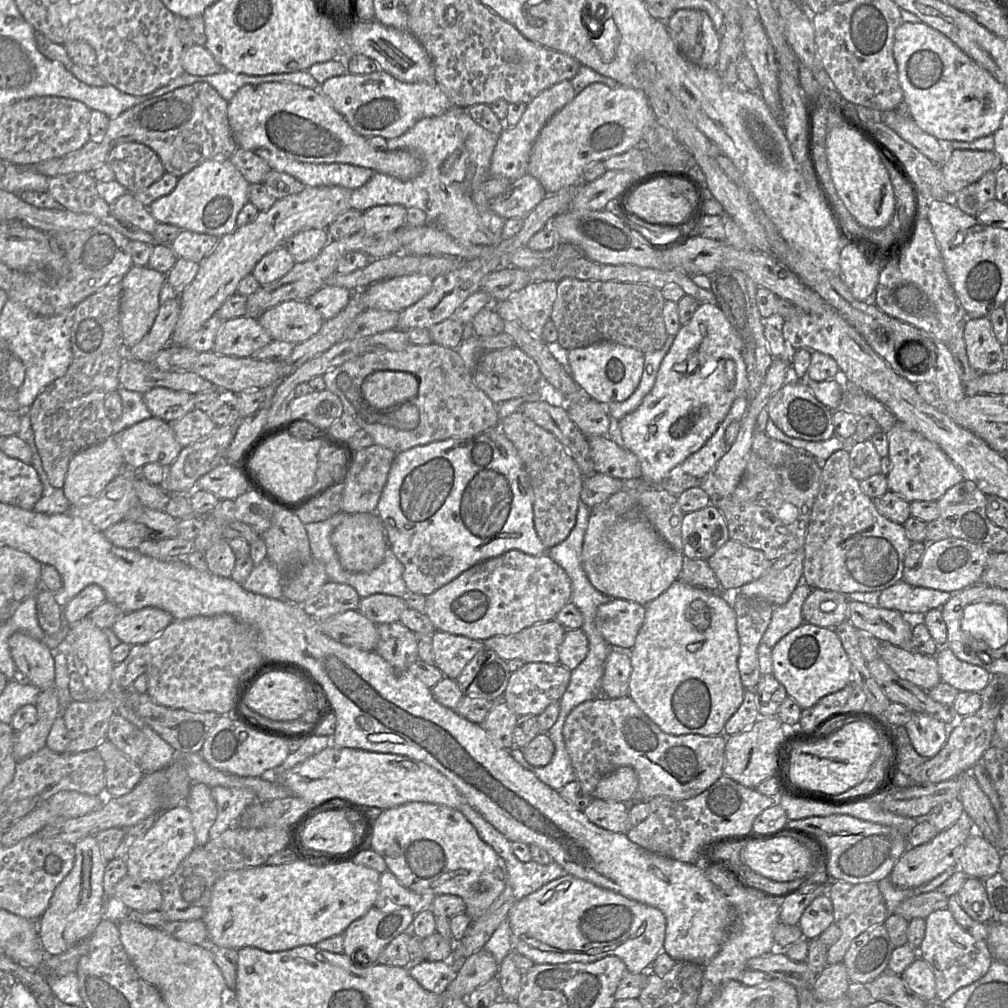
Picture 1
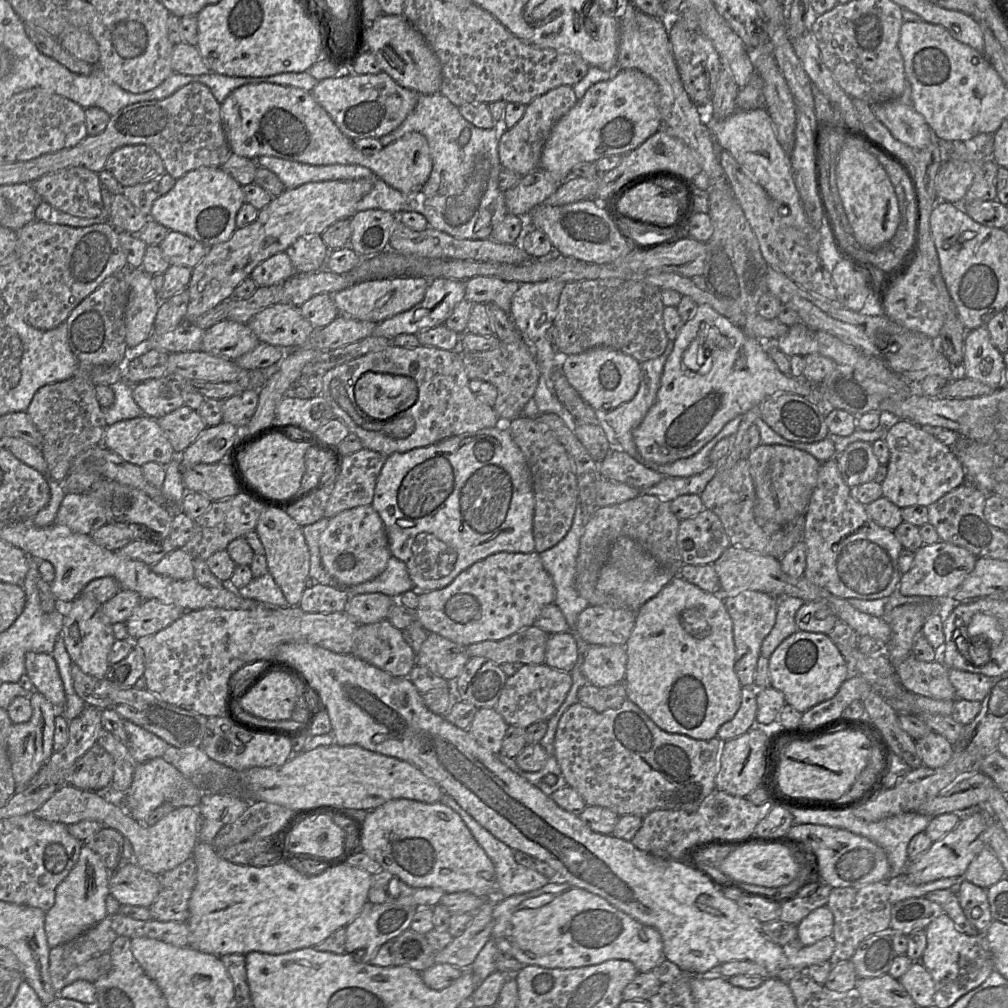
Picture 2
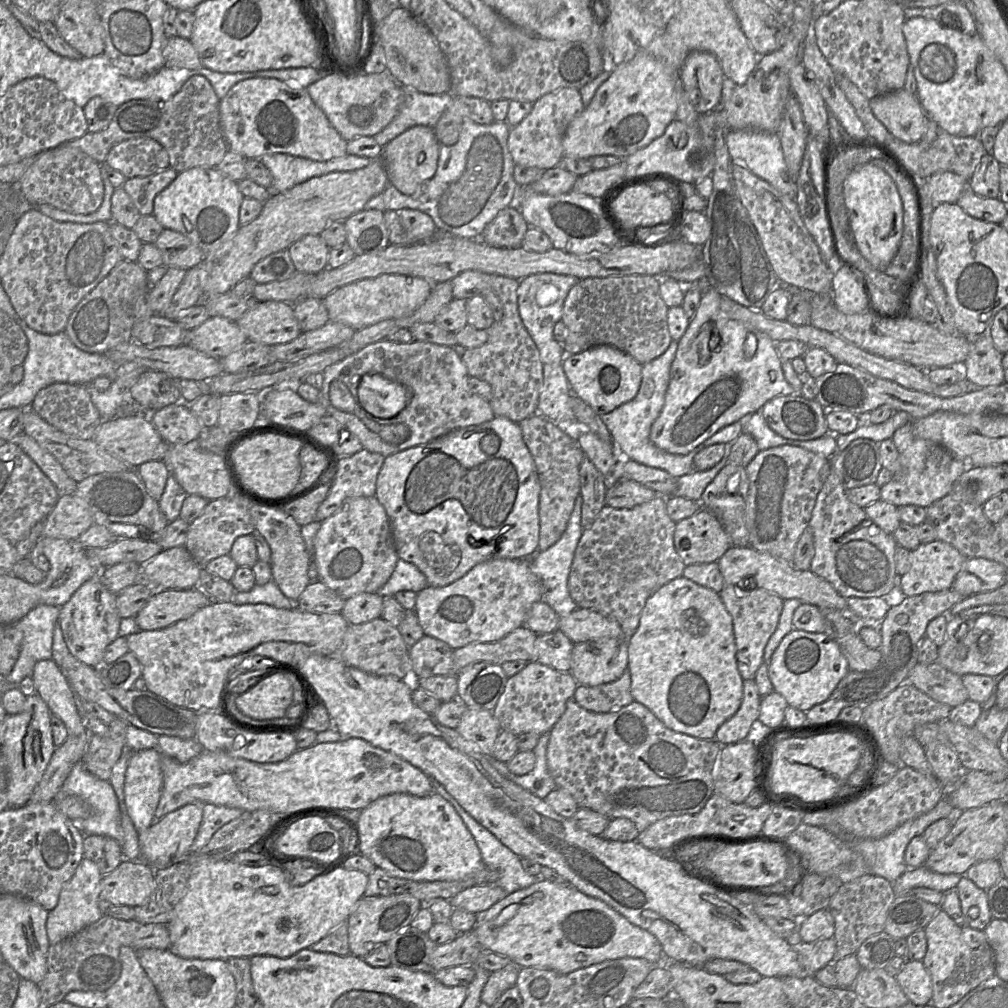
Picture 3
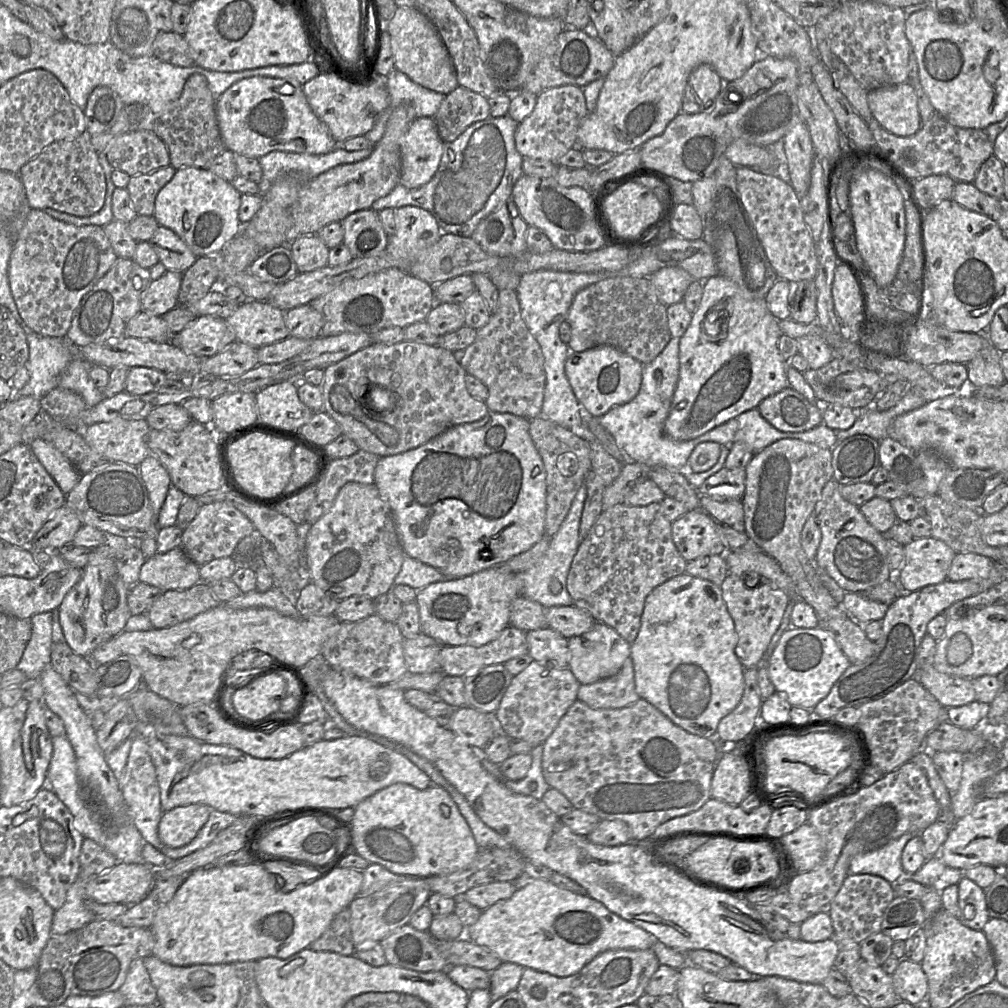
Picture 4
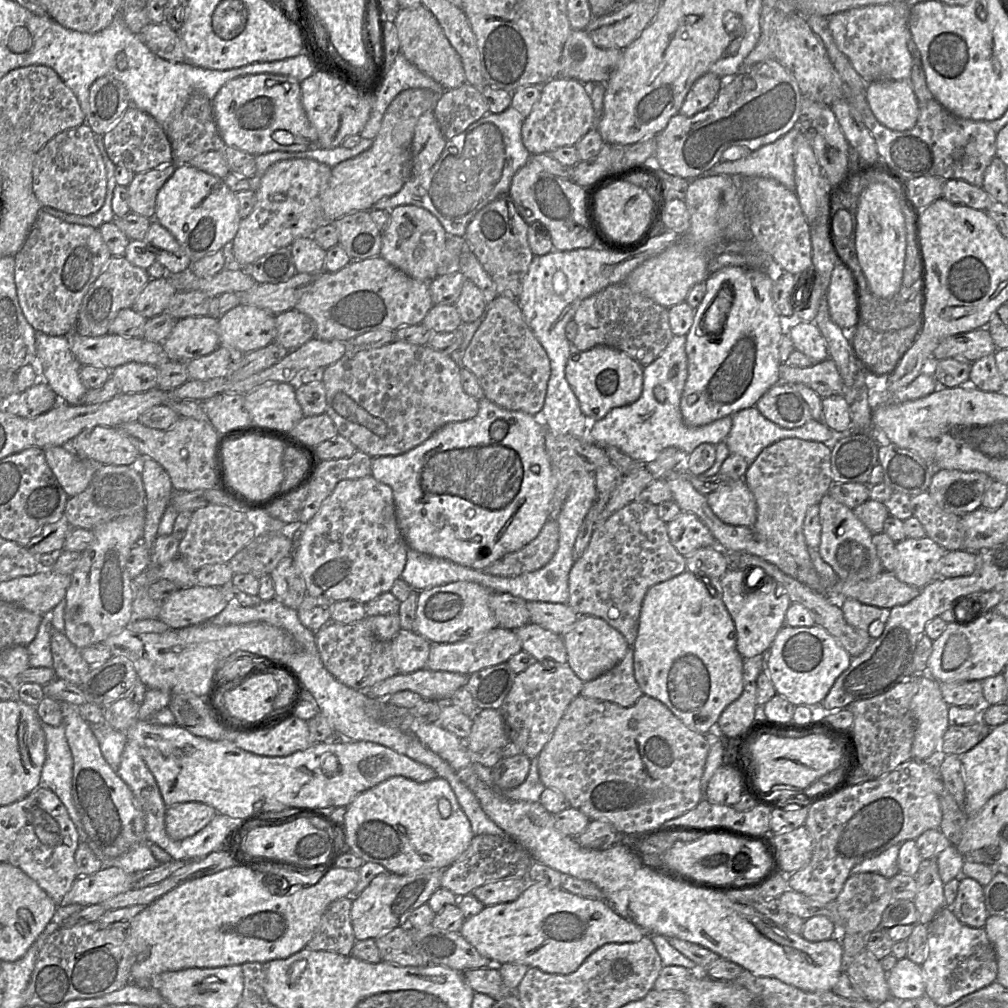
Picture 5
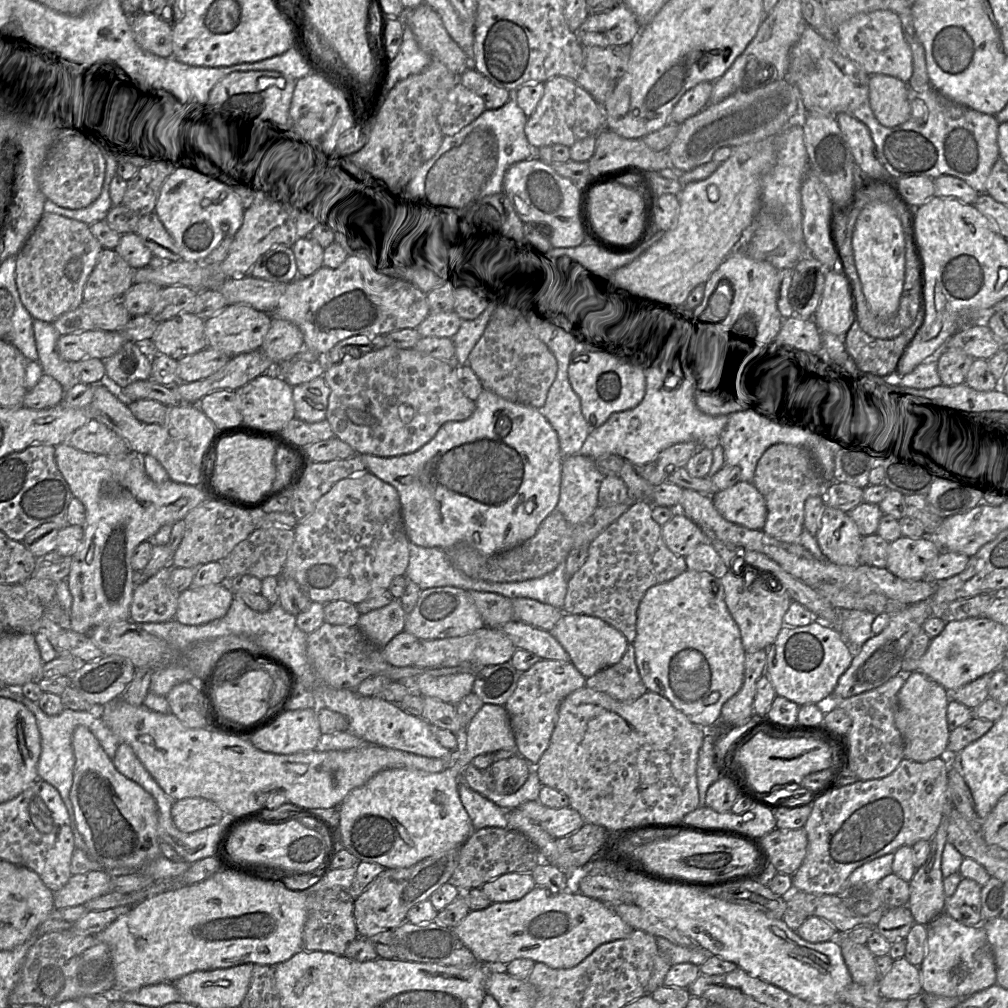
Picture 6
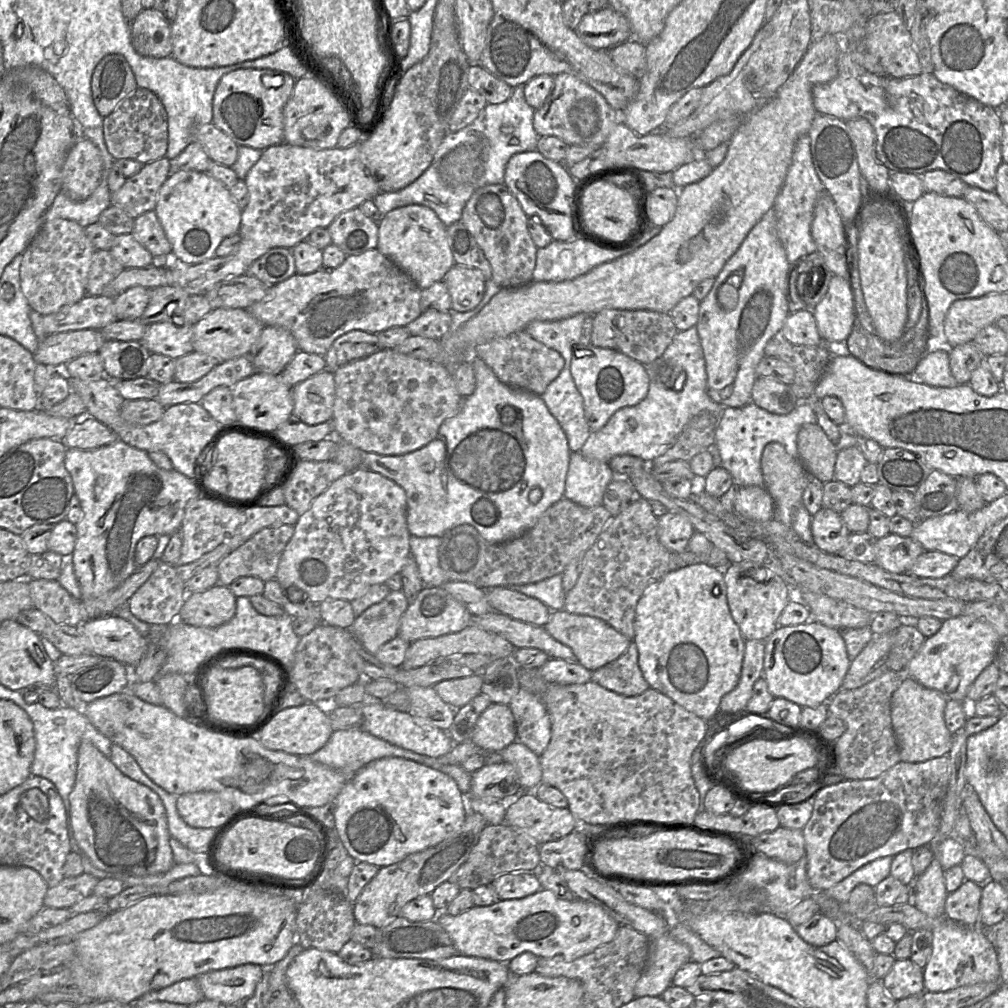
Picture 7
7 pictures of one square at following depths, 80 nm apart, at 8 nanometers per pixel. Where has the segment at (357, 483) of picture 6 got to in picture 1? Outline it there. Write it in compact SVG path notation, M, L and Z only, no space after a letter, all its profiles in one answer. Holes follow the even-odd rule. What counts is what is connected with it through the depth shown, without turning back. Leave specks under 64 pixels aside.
M353 513L339 524L331 534L334 546L342 567L353 573L370 572L384 560L388 540L382 521L374 513Z

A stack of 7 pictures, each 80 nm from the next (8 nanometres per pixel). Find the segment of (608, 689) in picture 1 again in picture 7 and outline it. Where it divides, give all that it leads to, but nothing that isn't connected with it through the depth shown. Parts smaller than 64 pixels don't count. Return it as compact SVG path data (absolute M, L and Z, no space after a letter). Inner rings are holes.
M562 610L552 611L548 623L544 626L547 632L558 642L573 651L576 661L590 671L595 671L618 659L628 649L631 640L618 632L602 619L571 614Z

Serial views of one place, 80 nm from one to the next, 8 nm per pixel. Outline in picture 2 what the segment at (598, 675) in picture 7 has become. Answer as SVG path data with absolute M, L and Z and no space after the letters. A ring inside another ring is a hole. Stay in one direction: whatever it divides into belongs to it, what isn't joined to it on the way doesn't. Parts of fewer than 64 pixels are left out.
M624 681L607 687L587 683L578 690L578 701L597 712L619 708L627 699Z

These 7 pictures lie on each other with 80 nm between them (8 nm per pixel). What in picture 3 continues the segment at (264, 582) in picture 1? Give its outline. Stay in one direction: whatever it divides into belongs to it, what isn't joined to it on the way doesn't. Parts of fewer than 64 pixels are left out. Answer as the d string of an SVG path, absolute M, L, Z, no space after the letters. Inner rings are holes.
M273 580L263 585L255 584L251 590L246 592L236 591L231 601L239 605L264 603L276 608L291 609L295 607L293 601L283 594Z

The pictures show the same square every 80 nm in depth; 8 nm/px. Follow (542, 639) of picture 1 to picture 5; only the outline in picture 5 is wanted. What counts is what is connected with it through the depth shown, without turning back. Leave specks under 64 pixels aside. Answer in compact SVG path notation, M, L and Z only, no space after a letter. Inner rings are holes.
M497 627L478 637L456 643L432 643L426 668L469 676L484 668L506 663L510 657L520 651L522 651L522 644L516 632Z

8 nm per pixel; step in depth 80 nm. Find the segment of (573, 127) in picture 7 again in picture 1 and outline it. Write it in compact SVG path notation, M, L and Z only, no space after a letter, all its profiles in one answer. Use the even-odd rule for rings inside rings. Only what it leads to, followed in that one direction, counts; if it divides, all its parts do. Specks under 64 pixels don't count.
M564 80L543 90L529 102L518 123L514 127L504 127L497 136L490 161L489 176L504 177L515 181L526 174L531 150L539 132L550 117L571 102L575 95L571 80Z

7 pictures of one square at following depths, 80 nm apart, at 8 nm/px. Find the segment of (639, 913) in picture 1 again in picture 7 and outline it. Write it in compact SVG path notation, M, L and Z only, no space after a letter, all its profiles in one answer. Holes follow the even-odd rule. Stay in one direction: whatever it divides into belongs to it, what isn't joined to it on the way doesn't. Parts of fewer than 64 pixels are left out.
M545 889L521 899L473 906L456 916L440 912L434 920L449 934L459 954L502 963L523 952L531 952L539 958L561 956L572 961L611 942L620 927L600 906L581 899L560 899Z

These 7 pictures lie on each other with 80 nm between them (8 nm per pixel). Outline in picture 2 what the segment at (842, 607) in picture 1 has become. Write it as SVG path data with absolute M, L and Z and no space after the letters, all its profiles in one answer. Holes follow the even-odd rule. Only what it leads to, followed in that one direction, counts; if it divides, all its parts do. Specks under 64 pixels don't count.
M805 602L797 611L795 622L799 630L828 634L839 618L826 602Z

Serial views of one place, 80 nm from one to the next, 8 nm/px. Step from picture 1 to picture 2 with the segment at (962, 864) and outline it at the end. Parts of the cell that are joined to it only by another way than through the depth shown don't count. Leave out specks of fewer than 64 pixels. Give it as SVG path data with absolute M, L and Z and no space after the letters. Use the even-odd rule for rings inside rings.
M987 845L970 862L963 878L987 890L1005 876L1002 863L990 846Z

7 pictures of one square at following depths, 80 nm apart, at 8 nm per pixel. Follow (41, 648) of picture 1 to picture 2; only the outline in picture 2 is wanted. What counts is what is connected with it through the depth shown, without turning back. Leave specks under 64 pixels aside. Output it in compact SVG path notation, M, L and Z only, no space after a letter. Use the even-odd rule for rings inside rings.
M28 652L25 655L26 675L34 691L41 693L60 715L66 704L64 686L57 664L51 654Z

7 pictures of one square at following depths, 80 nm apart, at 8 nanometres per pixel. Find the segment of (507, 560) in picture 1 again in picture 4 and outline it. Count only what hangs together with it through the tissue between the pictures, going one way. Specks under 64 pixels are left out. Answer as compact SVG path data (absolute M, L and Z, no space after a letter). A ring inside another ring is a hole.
M494 566L458 579L444 579L418 590L421 632L442 645L482 646L496 639L509 626L512 602L522 596L517 573Z

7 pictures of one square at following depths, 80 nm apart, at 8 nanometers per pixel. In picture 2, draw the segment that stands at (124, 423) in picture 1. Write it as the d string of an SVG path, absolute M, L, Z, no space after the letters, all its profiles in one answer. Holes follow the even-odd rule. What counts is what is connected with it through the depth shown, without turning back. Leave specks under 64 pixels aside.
M118 380L111 385L115 397L114 402L110 407L102 408L107 425L146 416L133 398L133 386L125 380Z

